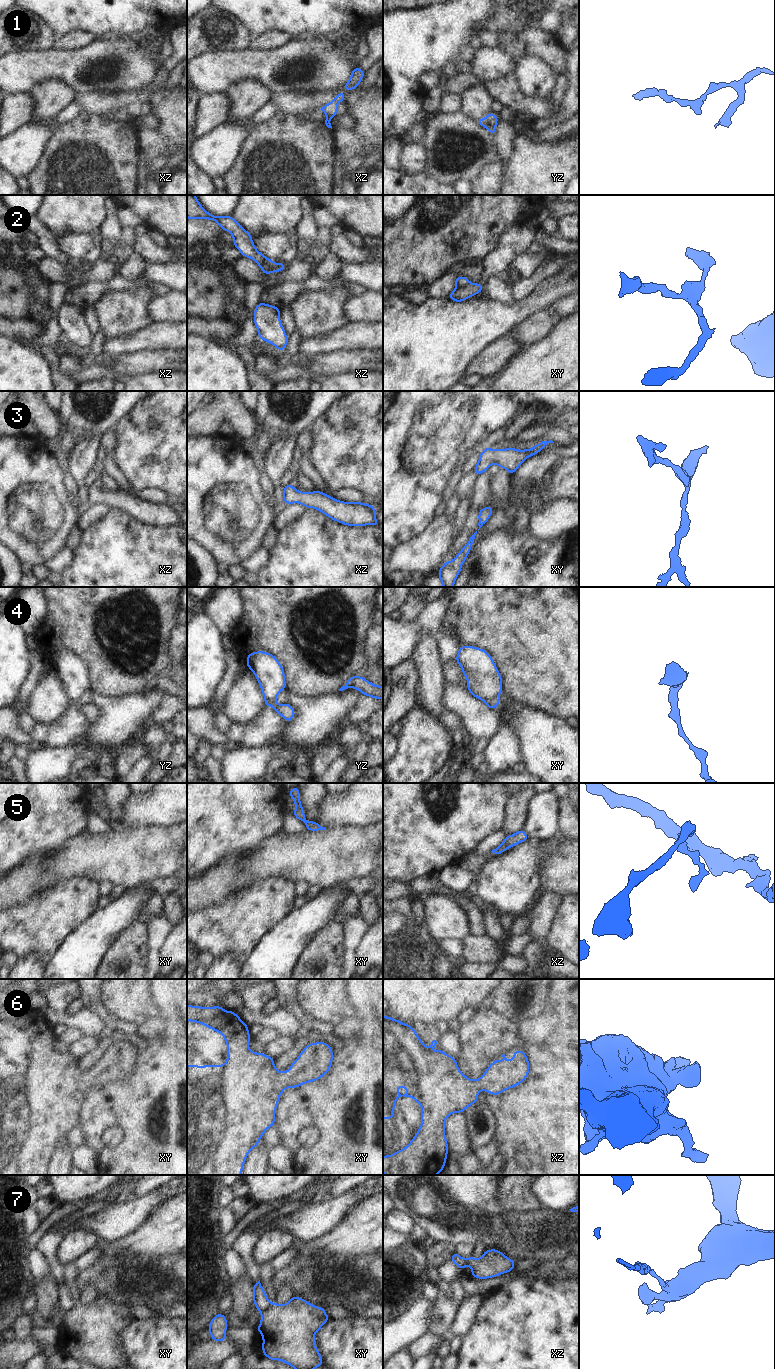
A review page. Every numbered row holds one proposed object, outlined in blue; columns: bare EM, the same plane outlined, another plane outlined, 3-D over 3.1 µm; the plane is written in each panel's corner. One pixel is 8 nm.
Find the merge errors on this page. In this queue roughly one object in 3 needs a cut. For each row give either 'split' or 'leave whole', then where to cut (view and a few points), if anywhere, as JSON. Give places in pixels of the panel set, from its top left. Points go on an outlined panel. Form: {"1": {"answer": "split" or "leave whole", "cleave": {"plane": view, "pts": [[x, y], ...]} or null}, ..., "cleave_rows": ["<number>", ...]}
{"1": {"answer": "split", "cleave": {"plane": "yz", "pts": [[484, 118], [494, 127]]}}, "2": {"answer": "split", "cleave": {"plane": "xy", "pts": [[470, 283], [455, 288]]}}, "3": {"answer": "leave whole", "cleave": null}, "4": {"answer": "split", "cleave": {"plane": "xy", "pts": [[498, 693], [484, 701]]}}, "5": {"answer": "leave whole", "cleave": null}, "6": {"answer": "leave whole", "cleave": null}, "7": {"answer": "split", "cleave": {"plane": "xy", "pts": [[270, 1304], [261, 1313]]}}, "cleave_rows": ["1", "2", "4", "7"]}

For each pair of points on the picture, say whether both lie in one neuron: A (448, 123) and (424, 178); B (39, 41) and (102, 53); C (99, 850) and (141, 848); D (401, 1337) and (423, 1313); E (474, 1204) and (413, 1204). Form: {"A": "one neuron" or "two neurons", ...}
{"A": "two neurons", "B": "two neurons", "C": "one neuron", "D": "one neuron", "E": "one neuron"}

